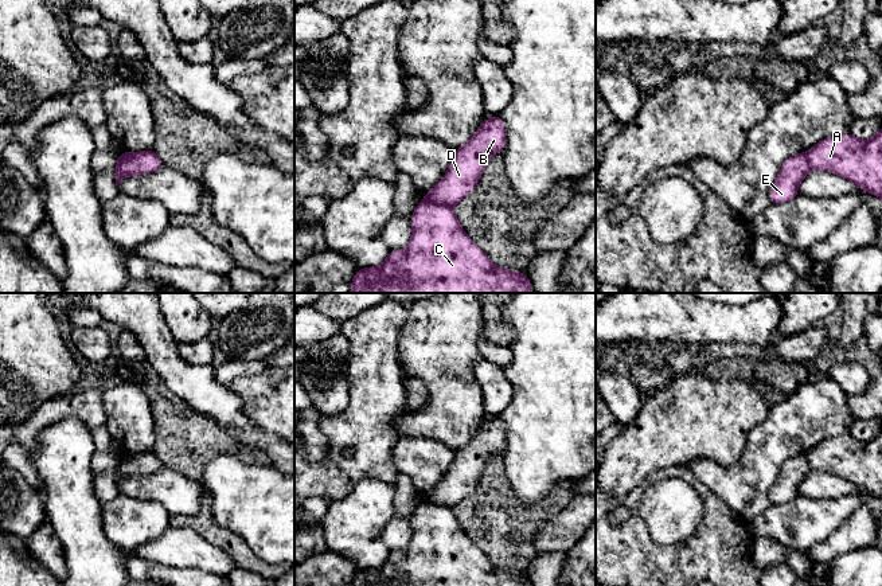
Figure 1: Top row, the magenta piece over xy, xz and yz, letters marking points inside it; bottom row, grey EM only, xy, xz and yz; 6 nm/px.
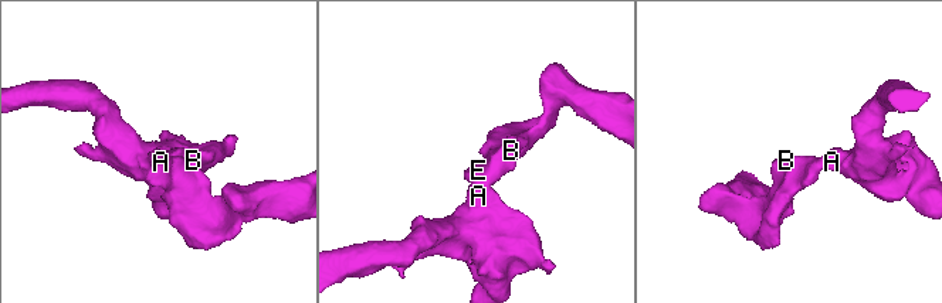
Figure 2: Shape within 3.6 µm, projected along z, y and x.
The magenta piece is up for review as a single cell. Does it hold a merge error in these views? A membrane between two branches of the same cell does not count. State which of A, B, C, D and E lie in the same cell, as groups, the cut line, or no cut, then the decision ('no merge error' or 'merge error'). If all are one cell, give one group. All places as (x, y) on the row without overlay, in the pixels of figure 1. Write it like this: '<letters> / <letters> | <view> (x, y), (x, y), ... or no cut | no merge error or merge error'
A C / B D E | xz (424, 500), (452, 508) | merge error

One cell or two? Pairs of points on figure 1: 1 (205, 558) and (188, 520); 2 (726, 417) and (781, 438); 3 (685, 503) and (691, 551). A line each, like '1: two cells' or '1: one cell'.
1: two cells
2: two cells
3: two cells

